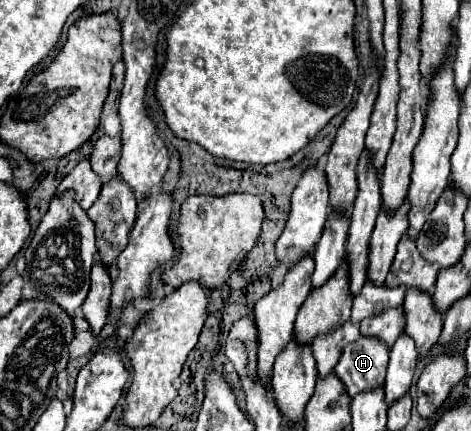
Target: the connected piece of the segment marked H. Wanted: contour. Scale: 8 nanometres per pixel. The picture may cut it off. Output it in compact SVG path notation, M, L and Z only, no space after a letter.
M359 337L341 351L335 375L345 383L349 397L385 381L385 367L389 363L389 347L375 337Z

